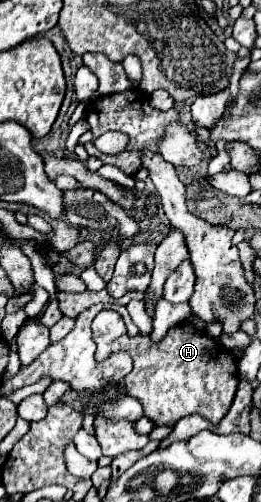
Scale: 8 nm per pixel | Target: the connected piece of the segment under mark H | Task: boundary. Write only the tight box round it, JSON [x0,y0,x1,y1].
[92,310,238,426]

